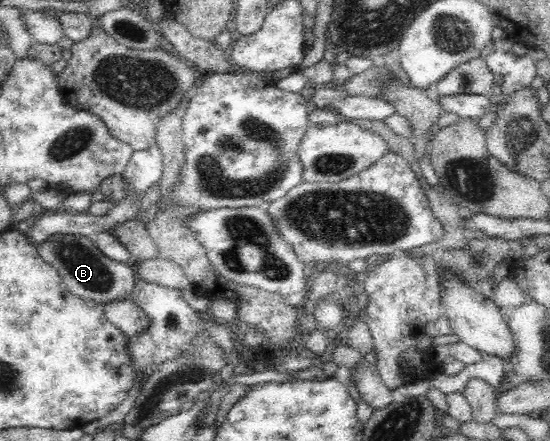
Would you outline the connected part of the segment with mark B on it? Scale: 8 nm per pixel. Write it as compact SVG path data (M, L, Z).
M53 235L36 246L41 259L59 272L64 287L74 295L101 304L131 299L136 285L135 271L127 263L119 263L105 256L94 238L81 235Z

